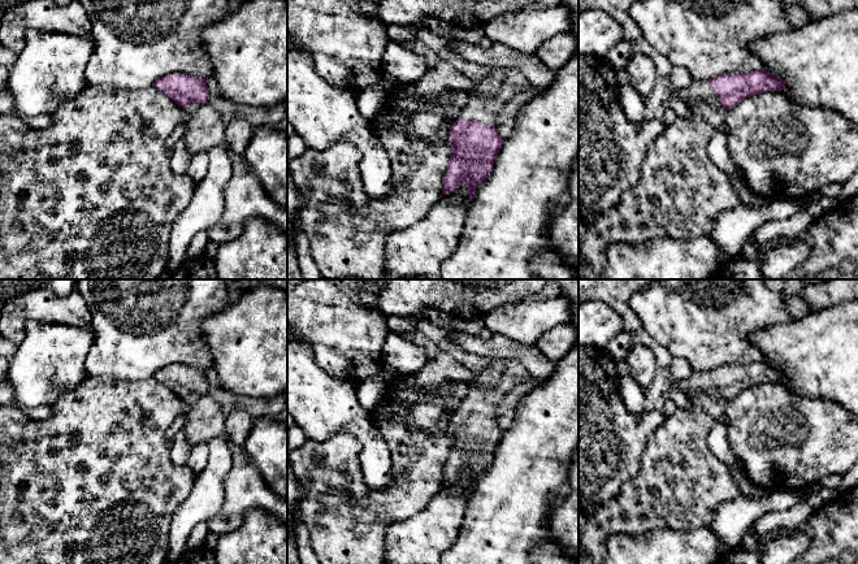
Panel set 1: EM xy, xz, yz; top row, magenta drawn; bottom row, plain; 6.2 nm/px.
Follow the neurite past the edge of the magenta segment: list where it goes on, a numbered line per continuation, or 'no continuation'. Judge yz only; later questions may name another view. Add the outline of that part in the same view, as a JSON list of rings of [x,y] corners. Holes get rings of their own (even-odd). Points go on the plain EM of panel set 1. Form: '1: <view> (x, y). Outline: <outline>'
1: yz (700, 381). Outline: [[[694,372],[689,378],[673,381],[672,383],[685,394],[703,392],[711,398],[722,398],[722,394],[716,390],[708,372]]]

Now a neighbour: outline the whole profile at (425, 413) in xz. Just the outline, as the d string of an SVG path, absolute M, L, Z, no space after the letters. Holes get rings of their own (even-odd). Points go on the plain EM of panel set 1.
M420 394L416 403L408 403L402 409L403 422L415 429L434 429L447 412L445 403L434 402L430 395Z

